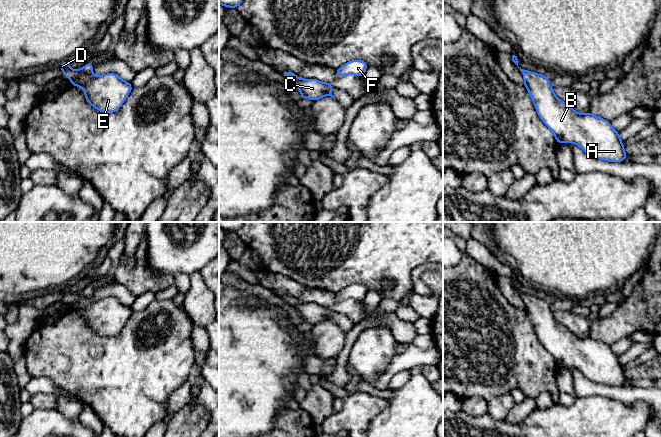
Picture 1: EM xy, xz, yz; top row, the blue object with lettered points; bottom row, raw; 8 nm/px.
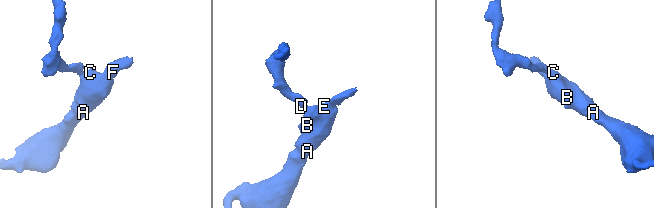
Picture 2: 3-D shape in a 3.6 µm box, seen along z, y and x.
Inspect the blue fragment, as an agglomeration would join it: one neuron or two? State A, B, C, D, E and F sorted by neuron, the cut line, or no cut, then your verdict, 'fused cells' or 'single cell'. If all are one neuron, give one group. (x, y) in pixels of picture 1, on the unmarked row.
groups A B C D E F; cut none; single cell

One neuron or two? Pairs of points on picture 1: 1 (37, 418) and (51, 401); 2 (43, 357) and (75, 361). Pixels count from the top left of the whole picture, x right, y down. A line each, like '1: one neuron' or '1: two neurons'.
1: two neurons
2: one neuron

